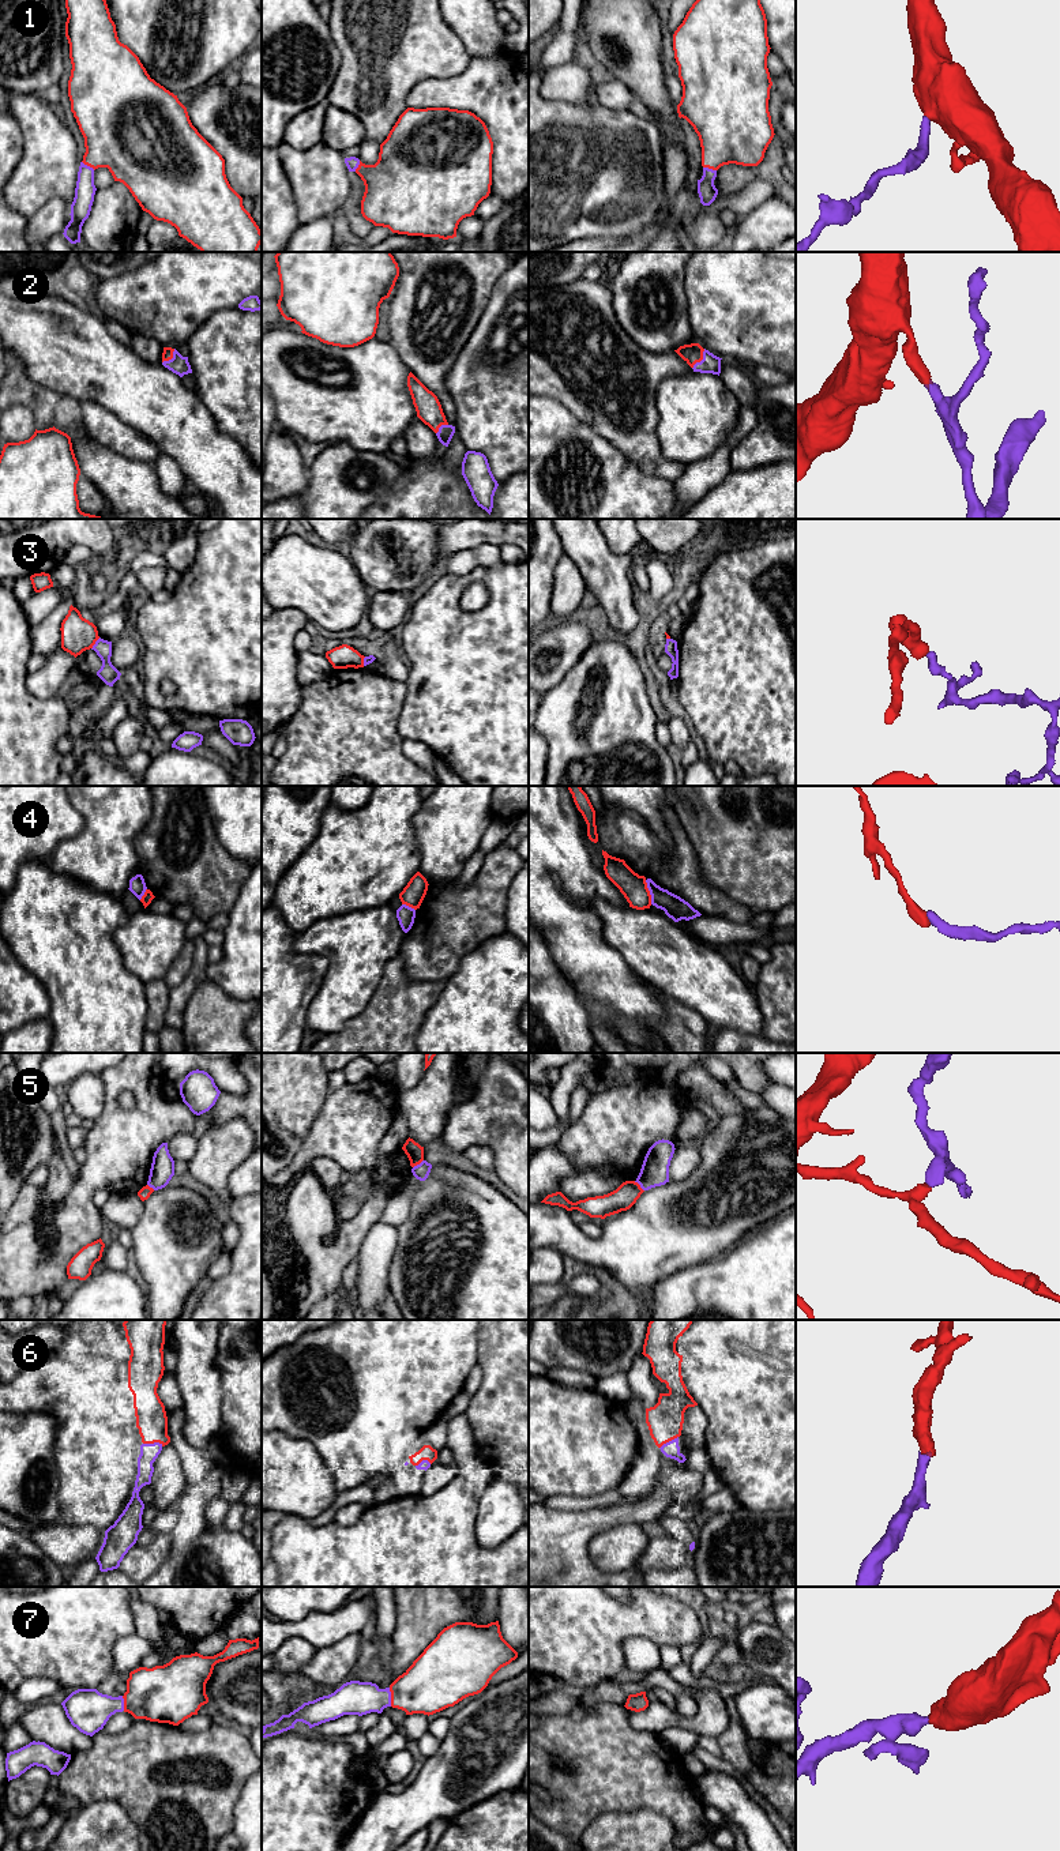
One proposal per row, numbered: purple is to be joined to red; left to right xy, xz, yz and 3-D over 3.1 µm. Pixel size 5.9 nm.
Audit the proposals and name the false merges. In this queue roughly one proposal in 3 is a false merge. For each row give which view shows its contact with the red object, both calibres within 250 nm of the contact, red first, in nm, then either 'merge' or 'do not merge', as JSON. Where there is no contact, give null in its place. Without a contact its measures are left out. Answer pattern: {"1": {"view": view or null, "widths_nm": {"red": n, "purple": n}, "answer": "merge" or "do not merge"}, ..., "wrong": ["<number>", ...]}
{"1": {"view": "yz", "widths_nm": {"red": 380, "purple": 110}, "answer": "merge"}, "2": {"view": "yz", "widths_nm": {"red": 120, "purple": 110}, "answer": "merge"}, "3": {"view": "xy", "widths_nm": {"red": 200, "purple": 110}, "answer": "do not merge"}, "4": {"view": "yz", "widths_nm": {"red": 160, "purple": 140}, "answer": "do not merge"}, "5": {"view": "yz", "widths_nm": {"red": 140, "purple": 170}, "answer": "do not merge"}, "6": {"view": "xy", "widths_nm": {"red": 190, "purple": 110}, "answer": "merge"}, "7": {"view": "xz", "widths_nm": {"red": 320, "purple": 200}, "answer": "merge"}, "wrong": ["3", "4", "5"]}

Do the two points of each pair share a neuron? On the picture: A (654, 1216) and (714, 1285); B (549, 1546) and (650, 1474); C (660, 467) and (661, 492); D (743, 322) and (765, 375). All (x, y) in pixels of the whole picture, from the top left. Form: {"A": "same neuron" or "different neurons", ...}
{"A": "different neurons", "B": "different neurons", "C": "different neurons", "D": "different neurons"}

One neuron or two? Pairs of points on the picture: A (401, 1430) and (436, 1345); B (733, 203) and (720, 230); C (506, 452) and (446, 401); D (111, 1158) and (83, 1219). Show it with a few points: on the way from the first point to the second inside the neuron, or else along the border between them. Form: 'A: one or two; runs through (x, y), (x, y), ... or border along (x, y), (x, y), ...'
A: one; runs through (401, 1409), (401, 1380), (414, 1366)
B: one; runs through (725, 203), (715, 213), (715, 222)
C: two; border along (444, 379), (444, 387), (455, 407), (455, 425)
D: one; runs through (97, 1173), (83, 1188), (83, 1204)

